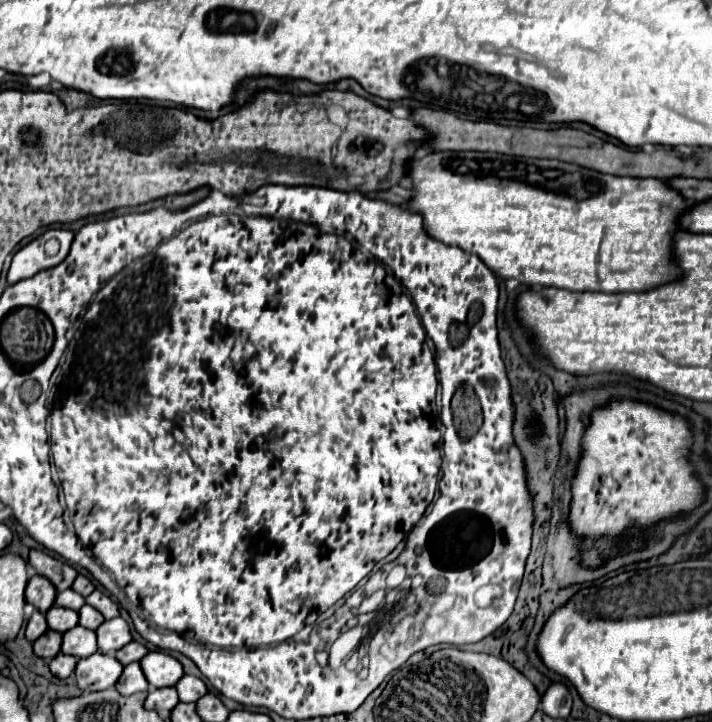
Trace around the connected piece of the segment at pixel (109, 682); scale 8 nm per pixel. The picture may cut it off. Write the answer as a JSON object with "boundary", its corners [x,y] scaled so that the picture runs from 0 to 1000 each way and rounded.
{"boundary":[[[133,903],[125,911],[114,911],[105,925],[114,956],[150,956],[164,947],[170,931],[173,920],[162,909],[142,903]]]}

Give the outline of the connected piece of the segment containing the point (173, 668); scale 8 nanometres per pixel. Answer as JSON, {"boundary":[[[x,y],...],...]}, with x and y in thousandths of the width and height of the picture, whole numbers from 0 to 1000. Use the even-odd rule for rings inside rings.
{"boundary":[[[209,903],[198,914],[198,925],[212,953],[232,953],[246,950],[249,942],[257,939],[257,922],[251,914],[232,903]]]}

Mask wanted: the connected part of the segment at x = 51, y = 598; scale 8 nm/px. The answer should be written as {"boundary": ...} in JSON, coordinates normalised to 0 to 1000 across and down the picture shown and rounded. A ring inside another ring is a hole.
{"boundary":[[[55,795],[41,803],[38,817],[35,817],[38,834],[46,837],[58,848],[66,848],[77,837],[77,825],[80,825],[77,812],[63,798],[55,798]]]}

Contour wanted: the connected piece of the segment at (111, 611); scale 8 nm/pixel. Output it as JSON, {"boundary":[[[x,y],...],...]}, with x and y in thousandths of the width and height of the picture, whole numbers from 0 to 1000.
{"boundary":[[[133,817],[131,823],[125,823],[119,831],[122,831],[131,842],[136,842],[150,859],[167,853],[167,842],[164,842],[164,837],[162,837],[150,823],[145,823],[145,820],[139,820],[139,817]]]}

